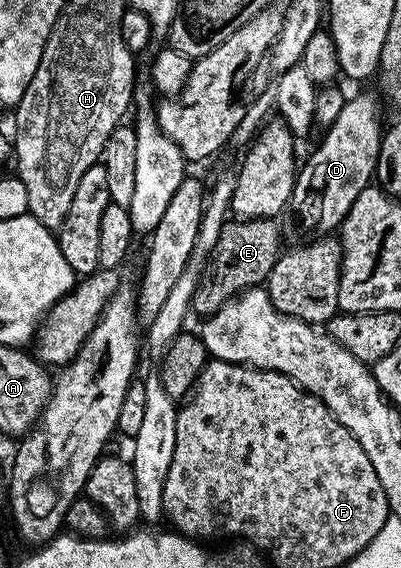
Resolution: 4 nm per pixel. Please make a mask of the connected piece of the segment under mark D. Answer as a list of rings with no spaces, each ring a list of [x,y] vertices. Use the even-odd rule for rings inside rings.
[[[352,95],[343,104],[339,116],[322,133],[325,135],[317,151],[306,162],[304,159],[297,172],[289,206],[303,229],[329,236],[340,227],[347,212],[351,212],[351,204],[355,204],[355,196],[374,181],[382,133],[381,110],[371,95]]]

